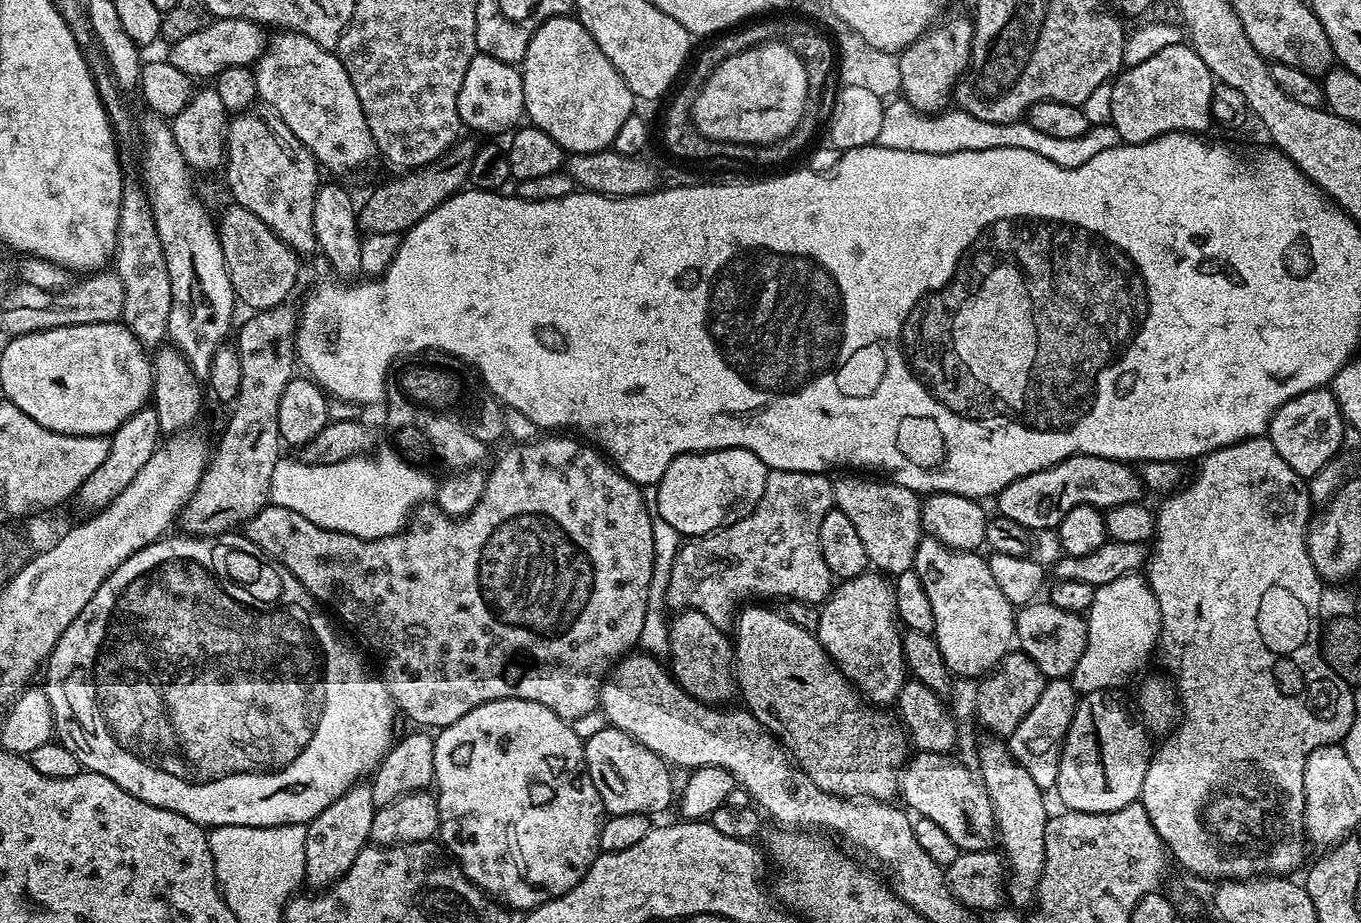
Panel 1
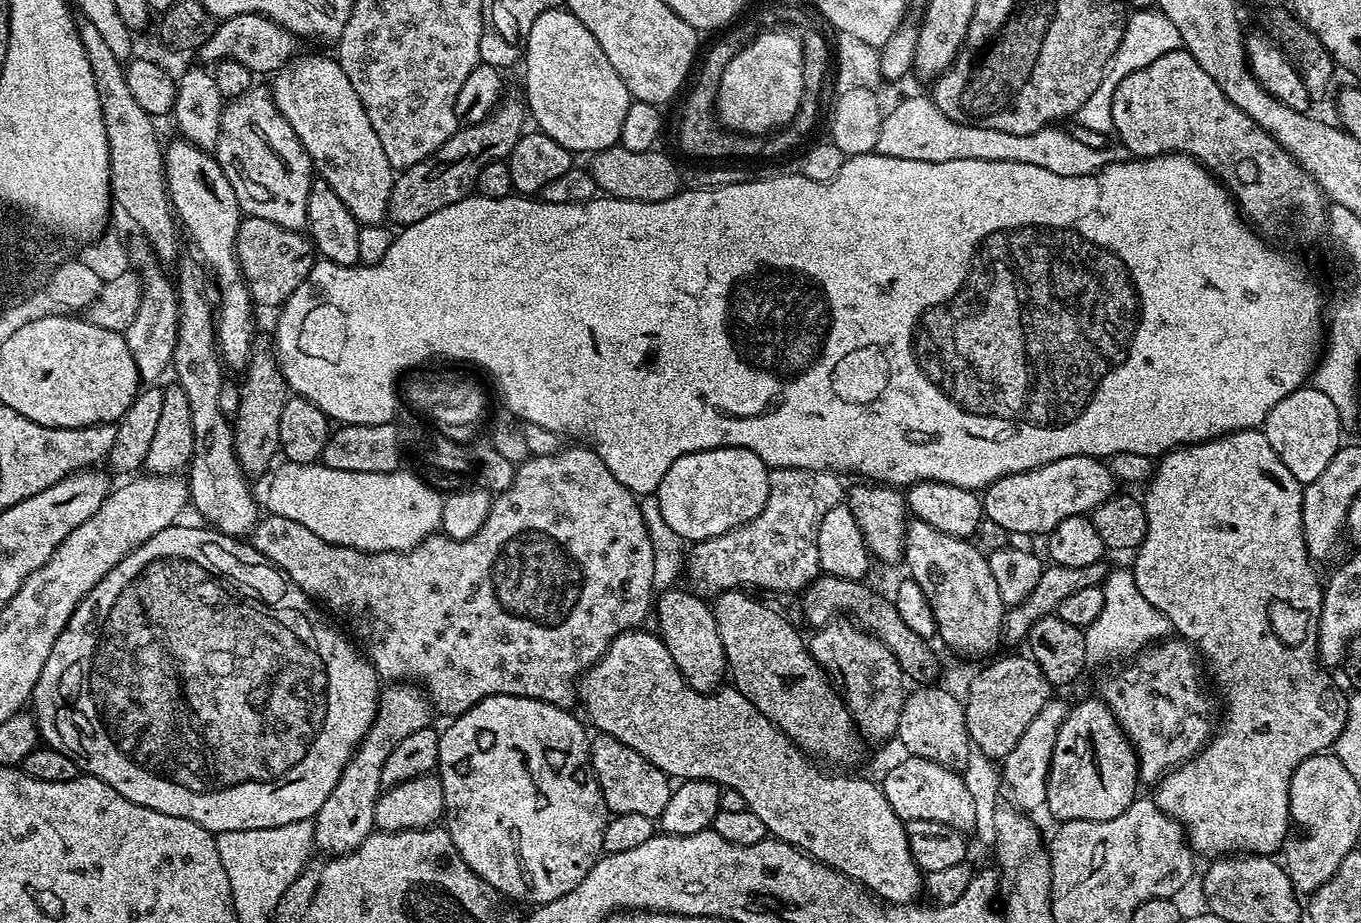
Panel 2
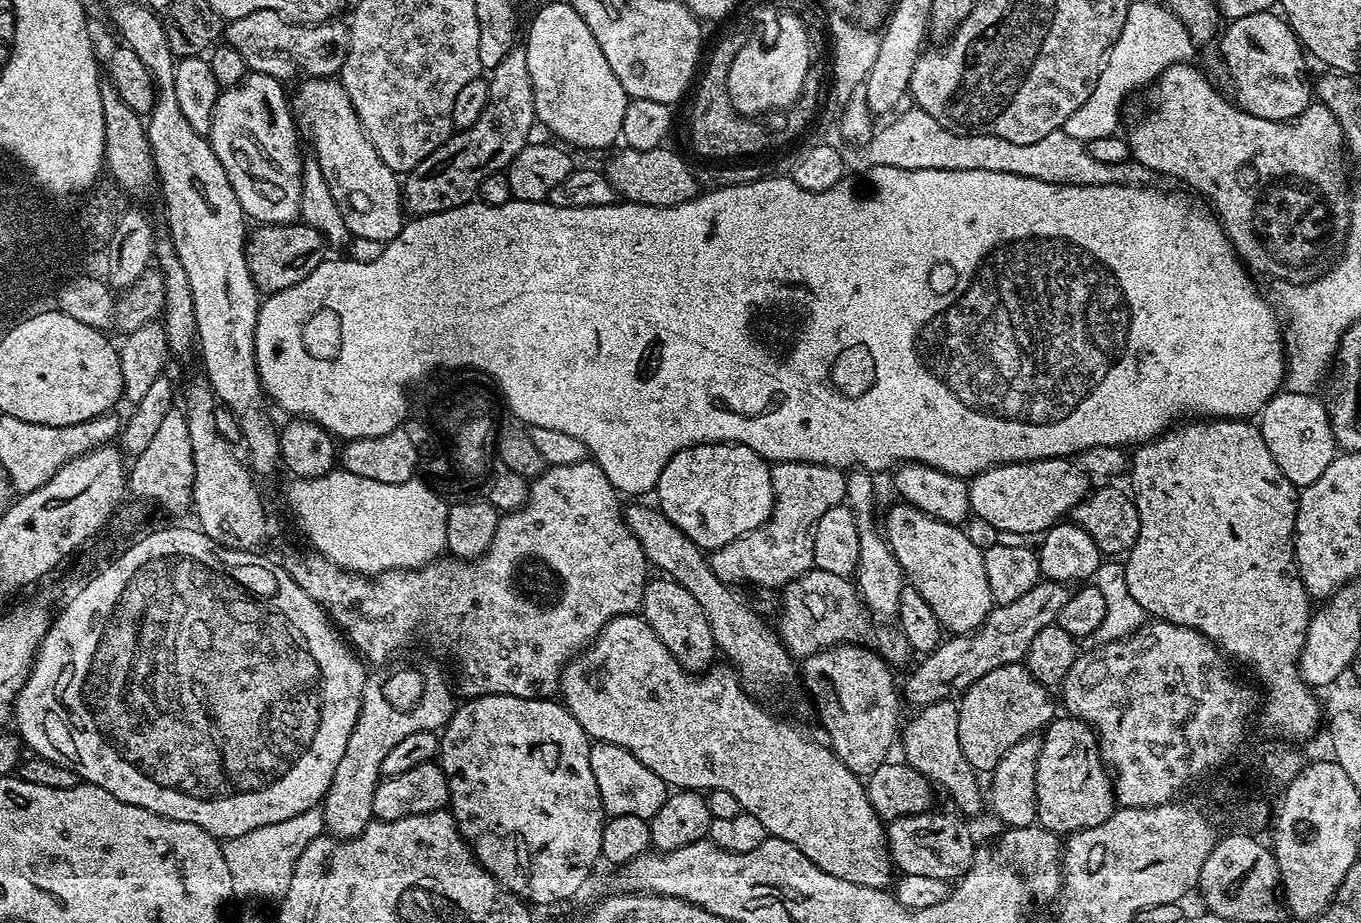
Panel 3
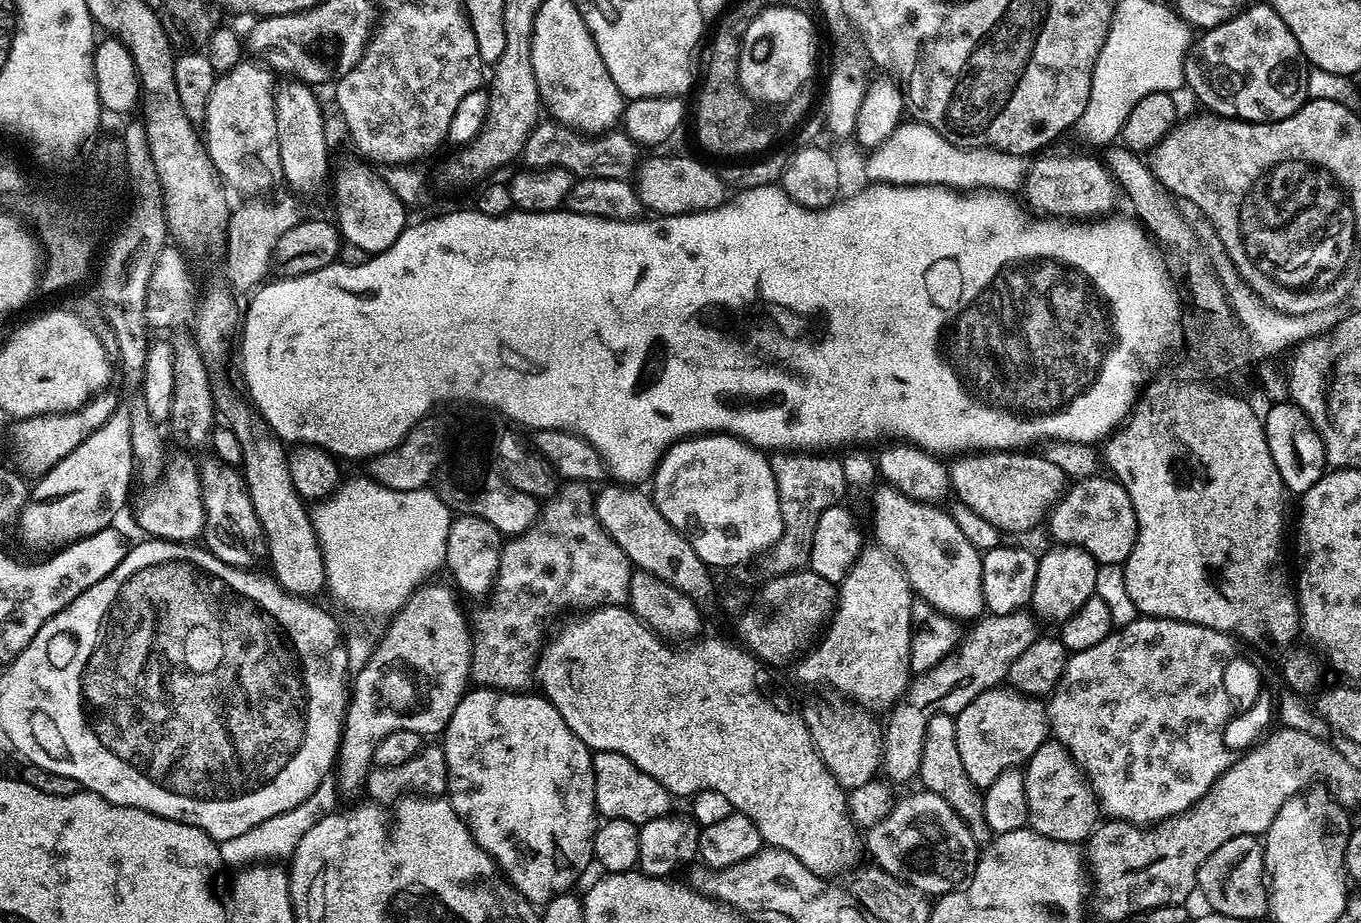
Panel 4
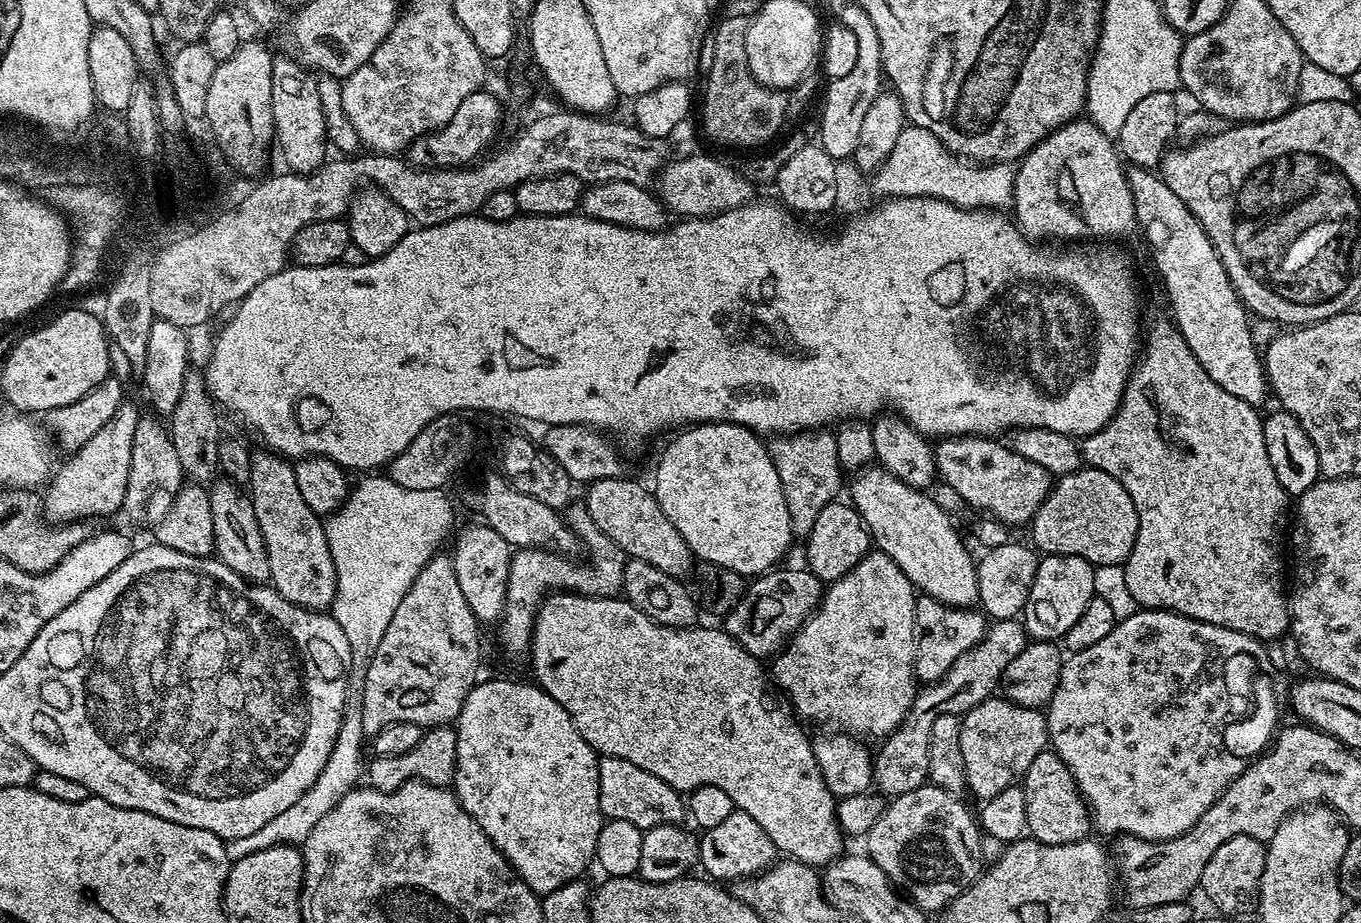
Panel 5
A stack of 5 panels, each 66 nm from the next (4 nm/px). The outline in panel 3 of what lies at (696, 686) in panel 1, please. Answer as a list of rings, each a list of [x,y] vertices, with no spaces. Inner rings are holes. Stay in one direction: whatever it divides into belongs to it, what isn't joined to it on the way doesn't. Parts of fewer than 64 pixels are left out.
[[[667,578],[659,579],[649,579],[642,594],[640,612],[645,622],[654,630],[662,646],[670,650],[672,657],[684,667],[686,672],[699,674],[713,667],[718,656],[718,649],[714,642],[714,634],[710,630],[710,622],[702,606],[698,606],[694,594],[690,594],[686,586]]]

